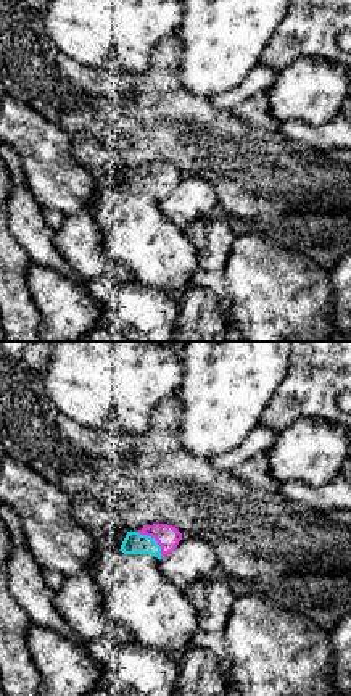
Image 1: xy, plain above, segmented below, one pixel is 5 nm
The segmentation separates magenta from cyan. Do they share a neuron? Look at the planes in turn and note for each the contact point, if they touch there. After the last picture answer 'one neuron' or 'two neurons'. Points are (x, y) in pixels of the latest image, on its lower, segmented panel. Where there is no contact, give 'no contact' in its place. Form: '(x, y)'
(155, 538)

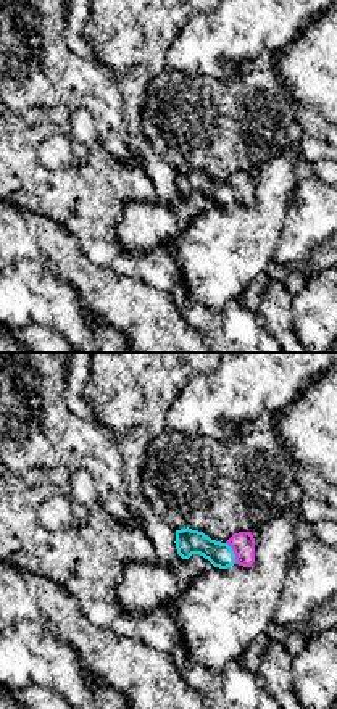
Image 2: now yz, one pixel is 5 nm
(234, 553)

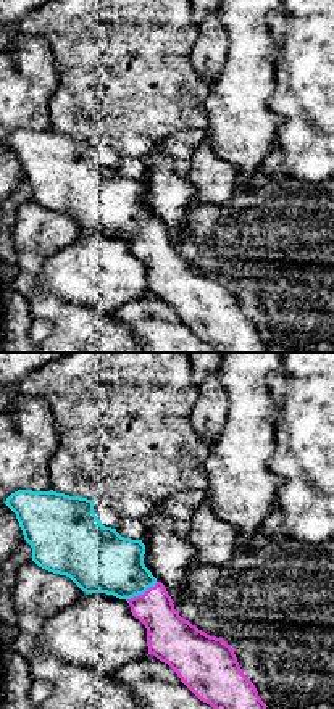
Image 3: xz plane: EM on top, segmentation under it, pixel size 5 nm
(141, 595)

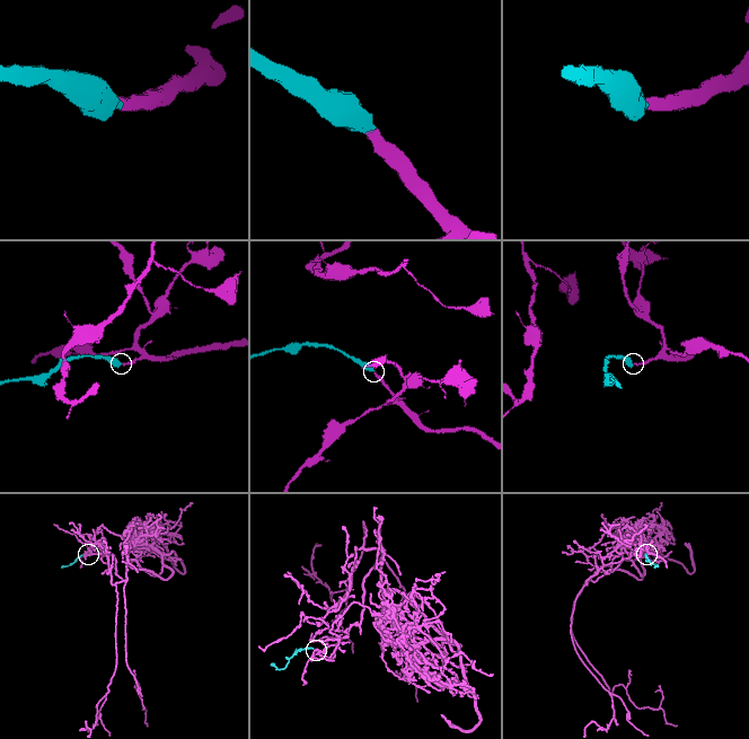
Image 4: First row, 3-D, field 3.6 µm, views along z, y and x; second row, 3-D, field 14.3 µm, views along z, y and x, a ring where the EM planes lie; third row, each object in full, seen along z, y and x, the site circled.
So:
one neuron

